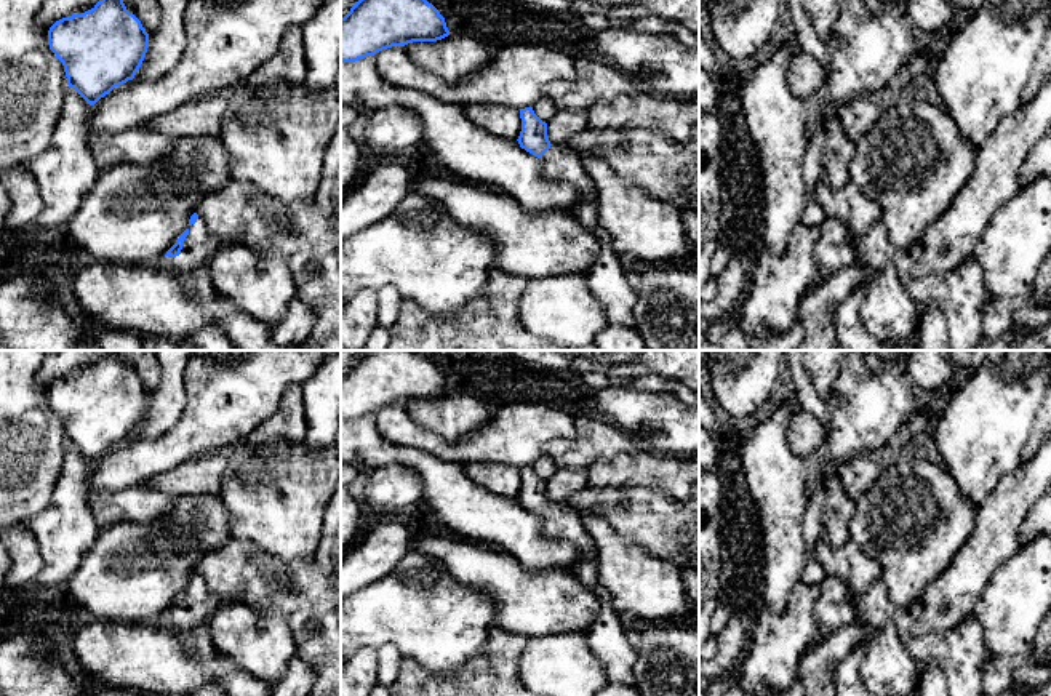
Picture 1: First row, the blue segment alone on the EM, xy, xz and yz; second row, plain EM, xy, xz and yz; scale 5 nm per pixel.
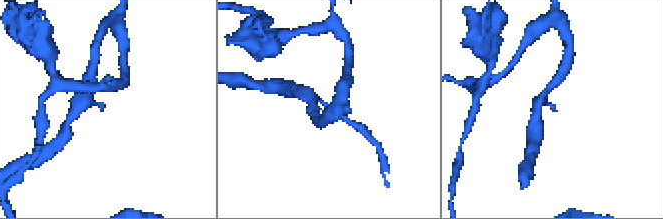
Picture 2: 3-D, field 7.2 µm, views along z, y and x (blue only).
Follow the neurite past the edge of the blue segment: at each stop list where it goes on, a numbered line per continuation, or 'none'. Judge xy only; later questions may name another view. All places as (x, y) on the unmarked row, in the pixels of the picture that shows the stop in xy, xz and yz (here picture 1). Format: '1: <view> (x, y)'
1: xy (200, 605)

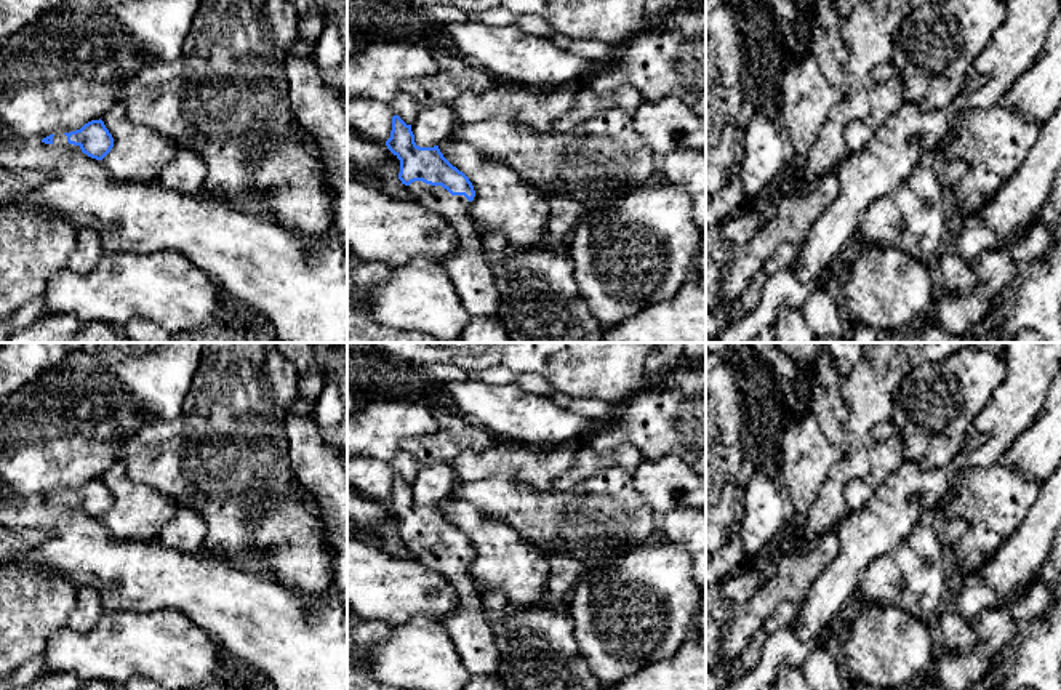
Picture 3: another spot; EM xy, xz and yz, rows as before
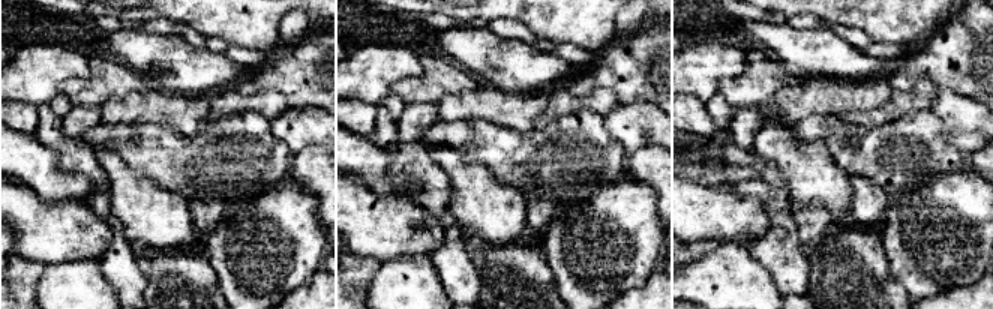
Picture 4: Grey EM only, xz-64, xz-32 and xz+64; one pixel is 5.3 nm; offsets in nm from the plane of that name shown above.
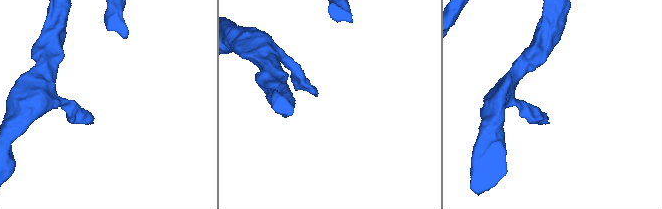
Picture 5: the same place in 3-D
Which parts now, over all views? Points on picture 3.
1: xz (469, 628)

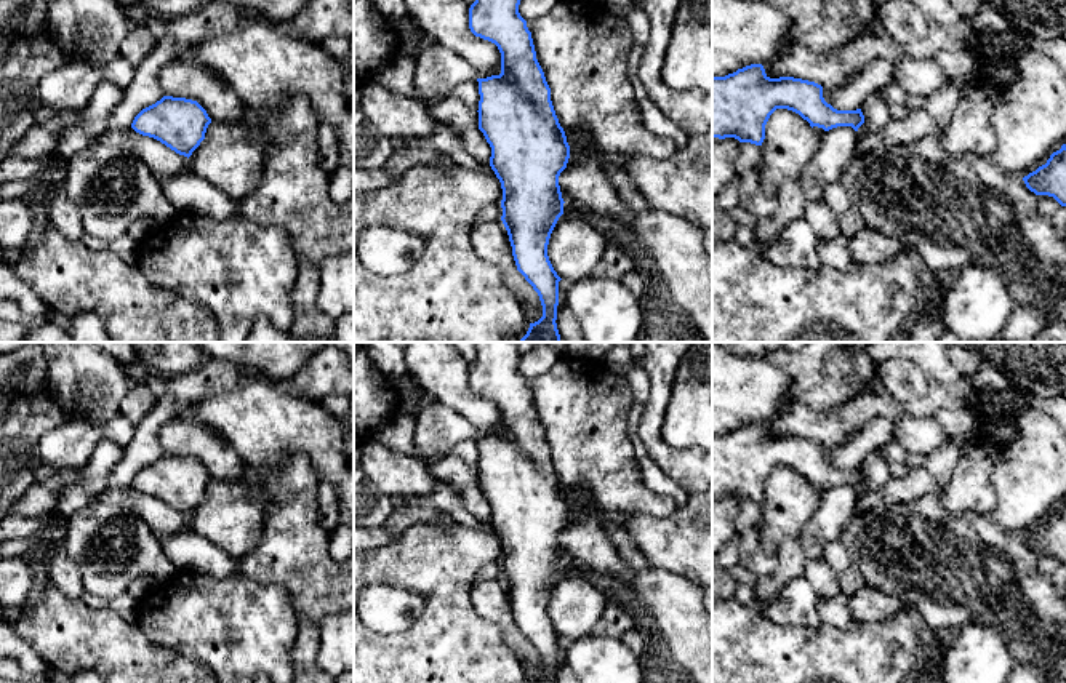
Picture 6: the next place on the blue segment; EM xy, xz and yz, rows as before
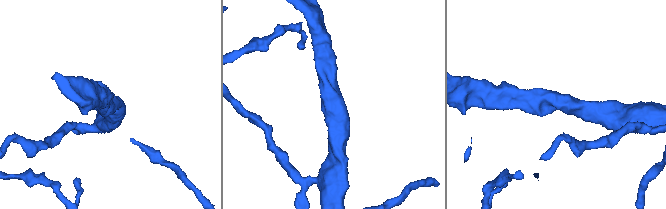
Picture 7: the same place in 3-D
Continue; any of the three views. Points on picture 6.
none

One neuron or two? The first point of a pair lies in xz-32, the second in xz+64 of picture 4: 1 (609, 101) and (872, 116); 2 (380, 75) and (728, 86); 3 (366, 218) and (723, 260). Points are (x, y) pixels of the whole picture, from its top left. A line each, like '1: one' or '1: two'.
1: one
2: two
3: two

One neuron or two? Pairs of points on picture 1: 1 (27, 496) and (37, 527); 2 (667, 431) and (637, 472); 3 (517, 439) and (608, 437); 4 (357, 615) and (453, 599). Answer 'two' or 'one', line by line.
1: two
2: two
3: two
4: one

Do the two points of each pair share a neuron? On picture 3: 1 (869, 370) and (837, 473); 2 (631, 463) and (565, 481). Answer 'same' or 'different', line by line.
1: same
2: same

